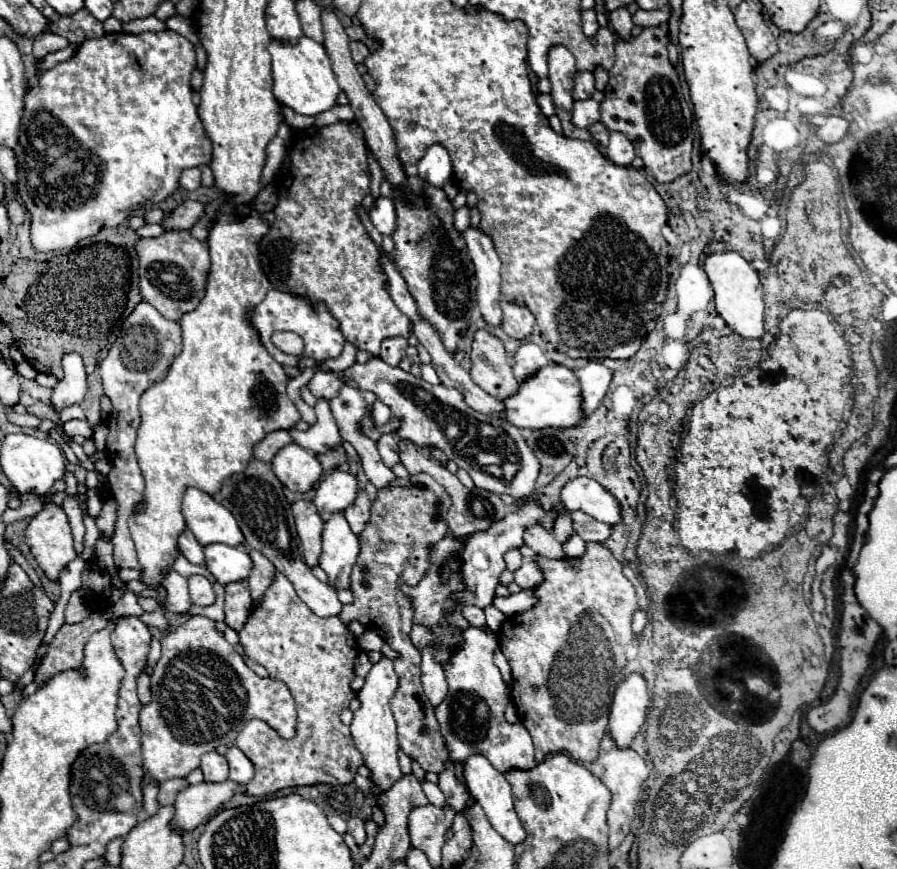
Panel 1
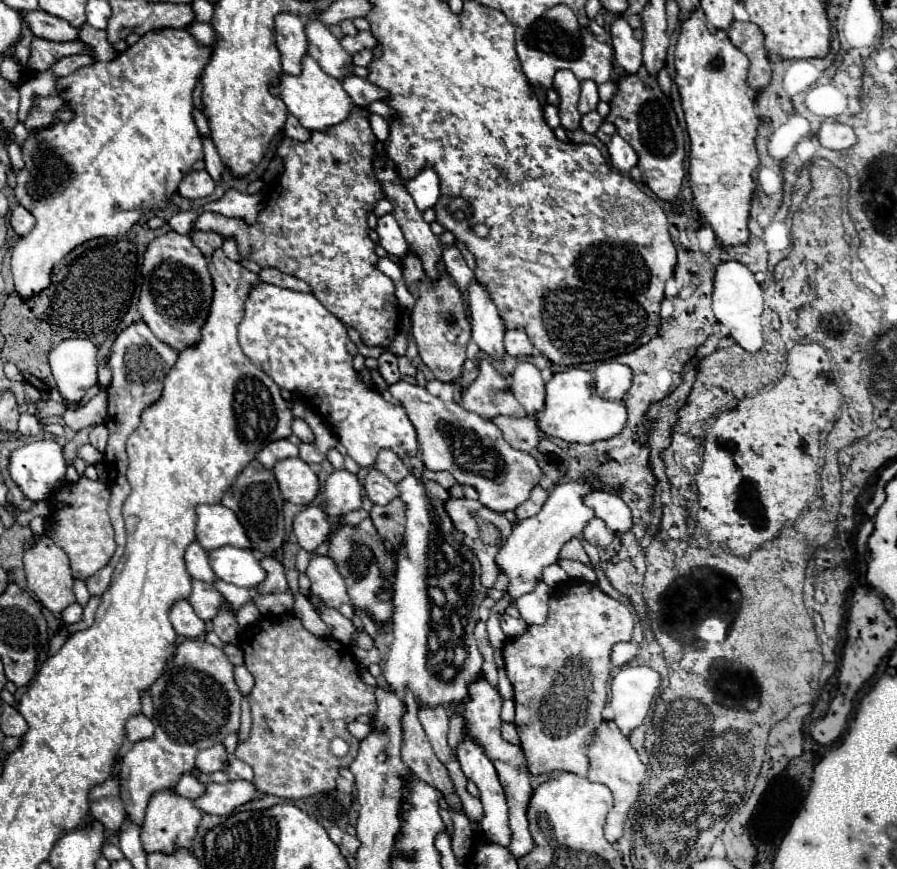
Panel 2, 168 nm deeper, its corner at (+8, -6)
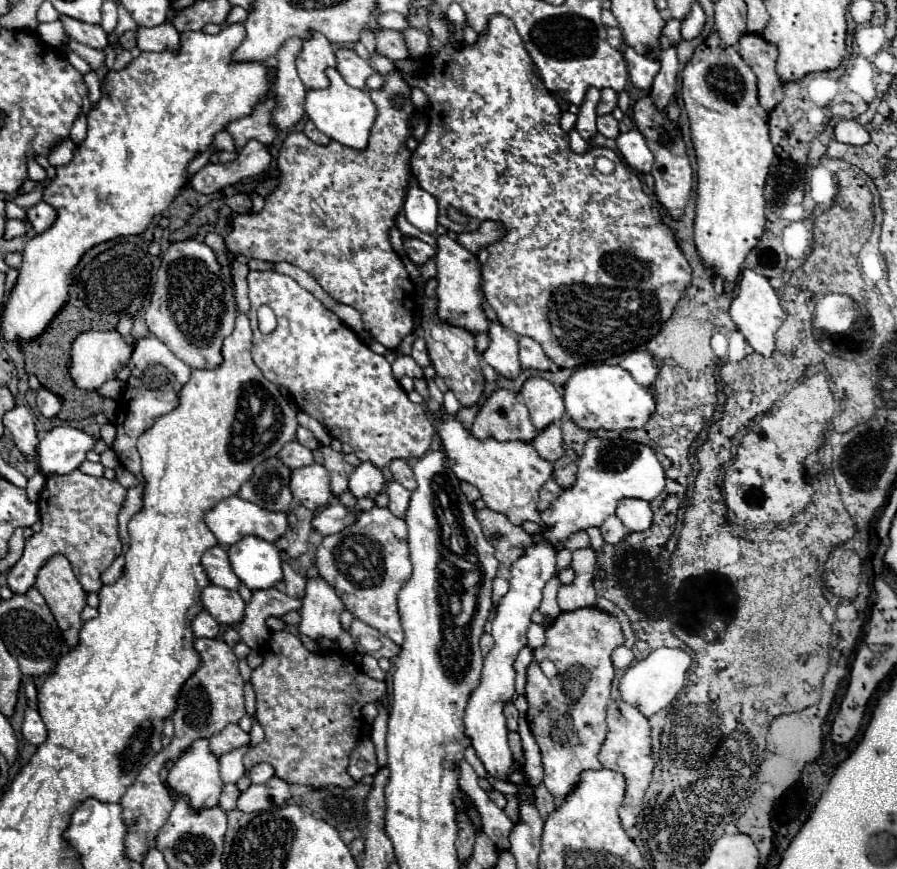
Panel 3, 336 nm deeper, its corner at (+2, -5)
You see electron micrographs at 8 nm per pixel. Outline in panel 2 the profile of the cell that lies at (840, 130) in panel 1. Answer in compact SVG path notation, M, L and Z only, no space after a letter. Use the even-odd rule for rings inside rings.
M825 119L821 129L819 129L819 135L817 135L819 143L827 149L849 149L857 143L857 137L855 137L855 131L845 125L845 123L839 123L835 119Z

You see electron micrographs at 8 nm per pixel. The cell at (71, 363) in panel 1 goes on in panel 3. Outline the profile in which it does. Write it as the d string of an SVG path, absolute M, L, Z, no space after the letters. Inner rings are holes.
M115 330L111 332L83 332L71 344L71 358L69 358L69 376L79 390L97 390L107 380L113 380L117 372L125 366L127 358L131 356L131 342L123 340Z

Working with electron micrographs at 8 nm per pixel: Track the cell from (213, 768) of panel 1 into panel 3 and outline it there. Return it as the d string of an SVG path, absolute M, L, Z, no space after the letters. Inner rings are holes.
M237 724L235 726L227 726L227 730L221 730L215 738L209 740L209 750L213 756L221 758L223 754L241 748L245 742L249 742L249 734L243 732Z

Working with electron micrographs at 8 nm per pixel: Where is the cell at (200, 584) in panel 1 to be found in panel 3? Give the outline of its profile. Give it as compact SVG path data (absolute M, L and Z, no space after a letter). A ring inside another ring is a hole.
M209 584L201 590L201 602L205 606L205 610L219 622L225 626L233 626L239 624L243 618L243 610L245 610L245 602L241 600L239 592Z

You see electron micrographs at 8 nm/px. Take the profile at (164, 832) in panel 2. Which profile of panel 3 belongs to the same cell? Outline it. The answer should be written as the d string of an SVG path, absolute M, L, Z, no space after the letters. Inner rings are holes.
M195 740L191 748L173 764L165 786L169 790L169 796L173 802L179 802L187 798L191 808L215 808L217 798L221 794L221 778L219 778L219 762L217 758L209 752L209 742L207 740Z

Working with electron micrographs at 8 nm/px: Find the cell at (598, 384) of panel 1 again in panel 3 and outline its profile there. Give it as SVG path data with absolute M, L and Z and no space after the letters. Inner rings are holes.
M644 349L630 352L629 356L626 356L619 366L625 368L633 376L633 380L639 386L645 386L645 388L651 386L653 380L655 380L655 376L657 376L657 368L653 366L651 356Z

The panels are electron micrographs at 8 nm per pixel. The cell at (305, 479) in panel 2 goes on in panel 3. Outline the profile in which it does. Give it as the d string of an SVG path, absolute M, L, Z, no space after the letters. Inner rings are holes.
M309 464L293 470L289 486L297 504L309 510L319 510L327 506L331 494L329 474L321 464Z

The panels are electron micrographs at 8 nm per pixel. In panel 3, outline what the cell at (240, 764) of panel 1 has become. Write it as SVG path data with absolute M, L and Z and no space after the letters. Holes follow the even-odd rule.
M255 764L253 768L247 770L247 776L251 778L253 784L263 784L273 776L273 768L269 764Z

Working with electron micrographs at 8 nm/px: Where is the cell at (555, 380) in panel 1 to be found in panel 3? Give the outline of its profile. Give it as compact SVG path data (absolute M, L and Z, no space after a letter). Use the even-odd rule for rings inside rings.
M597 363L587 368L577 368L565 382L563 402L565 414L587 432L595 430L635 430L641 428L649 416L655 412L655 398L651 388L639 386L627 370L606 363Z

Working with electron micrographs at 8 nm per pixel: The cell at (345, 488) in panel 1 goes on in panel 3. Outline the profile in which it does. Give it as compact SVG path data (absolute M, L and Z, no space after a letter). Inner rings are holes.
M363 462L349 476L349 490L357 500L361 500L361 498L375 500L375 496L383 488L383 484L385 484L385 480L383 480L381 470L375 468L371 462Z

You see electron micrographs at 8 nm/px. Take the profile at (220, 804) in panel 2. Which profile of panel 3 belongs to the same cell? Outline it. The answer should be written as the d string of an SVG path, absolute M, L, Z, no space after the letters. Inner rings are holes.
M269 778L265 784L251 784L241 796L237 798L237 810L253 812L265 810L269 806L281 806L289 800L289 784L281 778Z

